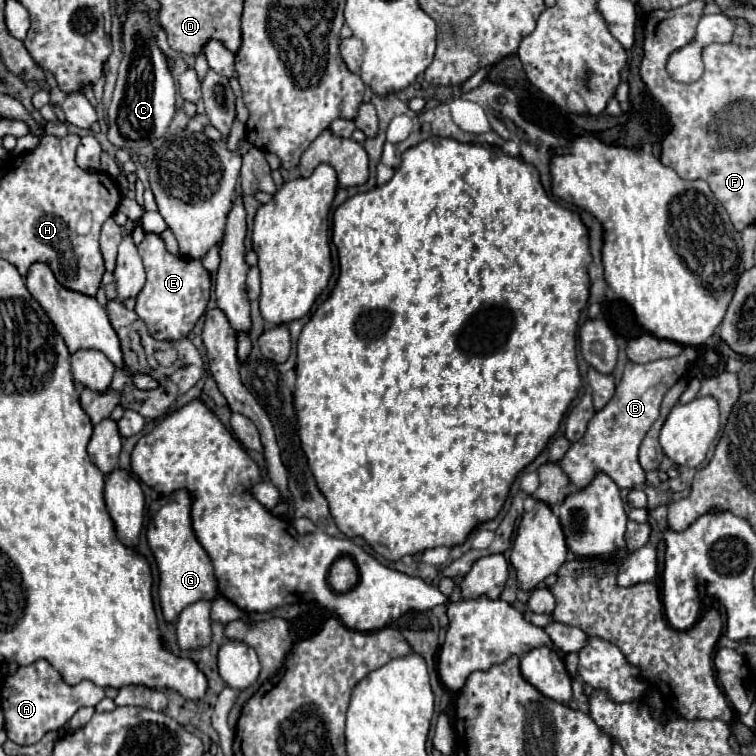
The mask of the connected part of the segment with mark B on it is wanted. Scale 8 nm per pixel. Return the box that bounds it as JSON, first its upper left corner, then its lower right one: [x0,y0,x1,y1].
[560,347,696,489]

